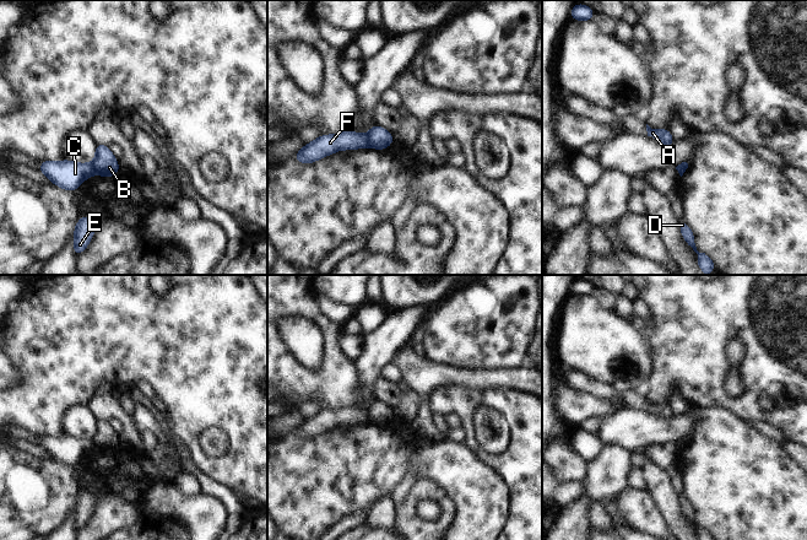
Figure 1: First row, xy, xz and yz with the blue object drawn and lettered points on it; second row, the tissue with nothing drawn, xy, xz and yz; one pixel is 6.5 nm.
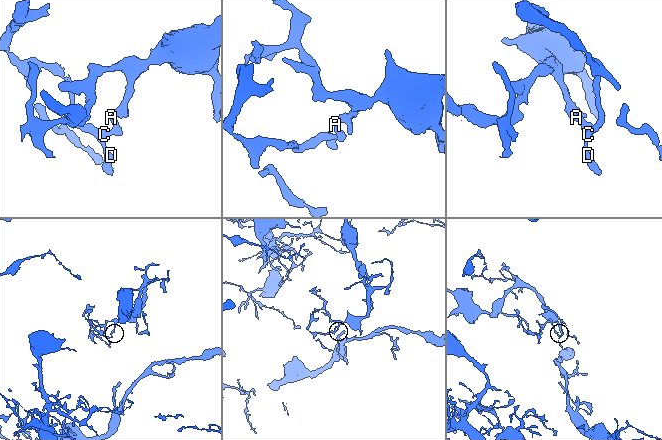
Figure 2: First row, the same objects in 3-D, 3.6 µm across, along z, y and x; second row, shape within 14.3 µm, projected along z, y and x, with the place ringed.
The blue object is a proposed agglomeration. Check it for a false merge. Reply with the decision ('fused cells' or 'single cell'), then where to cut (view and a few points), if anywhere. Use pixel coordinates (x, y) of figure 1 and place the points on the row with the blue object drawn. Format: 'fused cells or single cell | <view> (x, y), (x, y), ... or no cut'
fused cells | xz (366, 135), (368, 145)

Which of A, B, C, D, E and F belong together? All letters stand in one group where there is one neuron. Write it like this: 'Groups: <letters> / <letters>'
Groups: A B / C D E F

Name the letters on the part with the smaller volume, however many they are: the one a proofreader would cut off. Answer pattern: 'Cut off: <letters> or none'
Cut off: C, D, E, F

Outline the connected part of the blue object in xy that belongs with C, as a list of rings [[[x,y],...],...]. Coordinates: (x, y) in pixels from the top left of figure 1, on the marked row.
[[[69,160],[60,162],[39,162],[39,171],[54,184],[65,190],[77,190],[81,183],[94,174],[90,163],[75,163]]]

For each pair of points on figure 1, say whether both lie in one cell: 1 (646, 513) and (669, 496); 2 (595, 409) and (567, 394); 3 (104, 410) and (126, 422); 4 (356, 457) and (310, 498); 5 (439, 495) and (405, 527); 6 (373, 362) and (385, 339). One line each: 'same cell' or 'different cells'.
1: different cells
2: same cell
3: same cell
4: same cell
5: same cell
6: same cell

